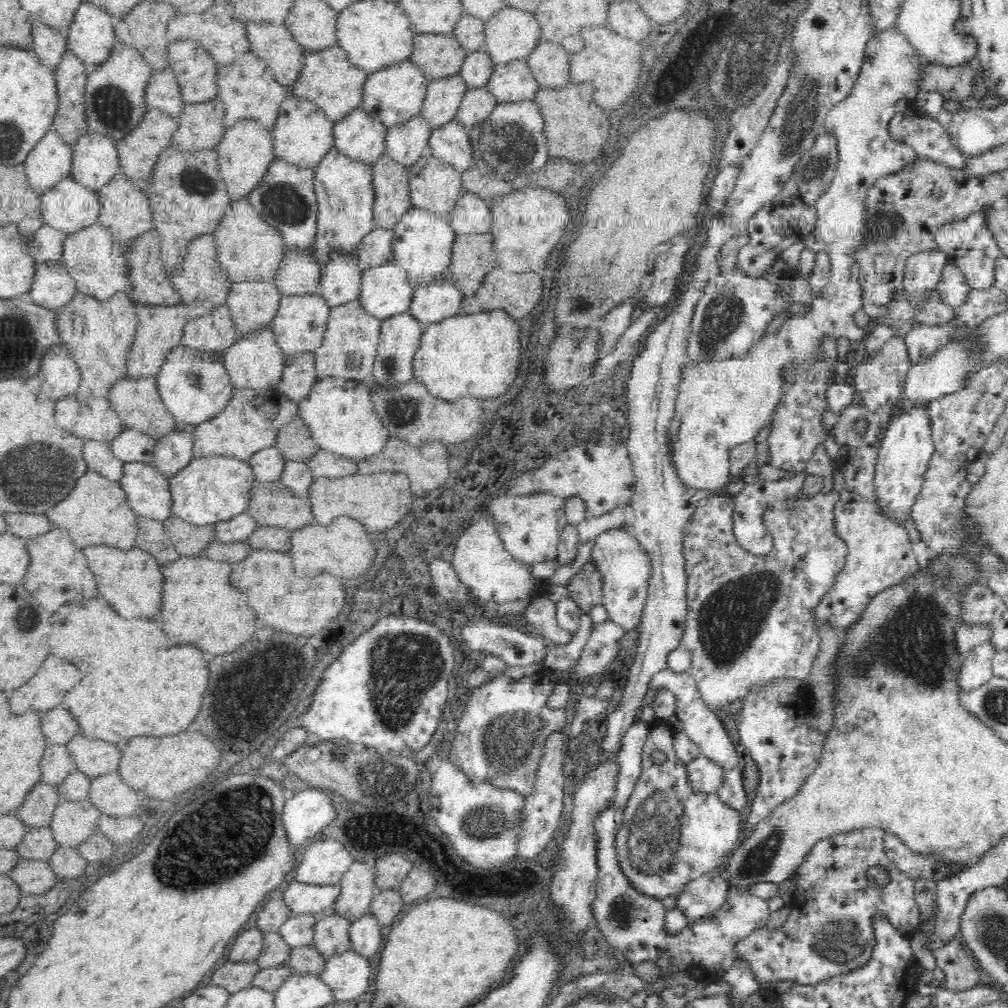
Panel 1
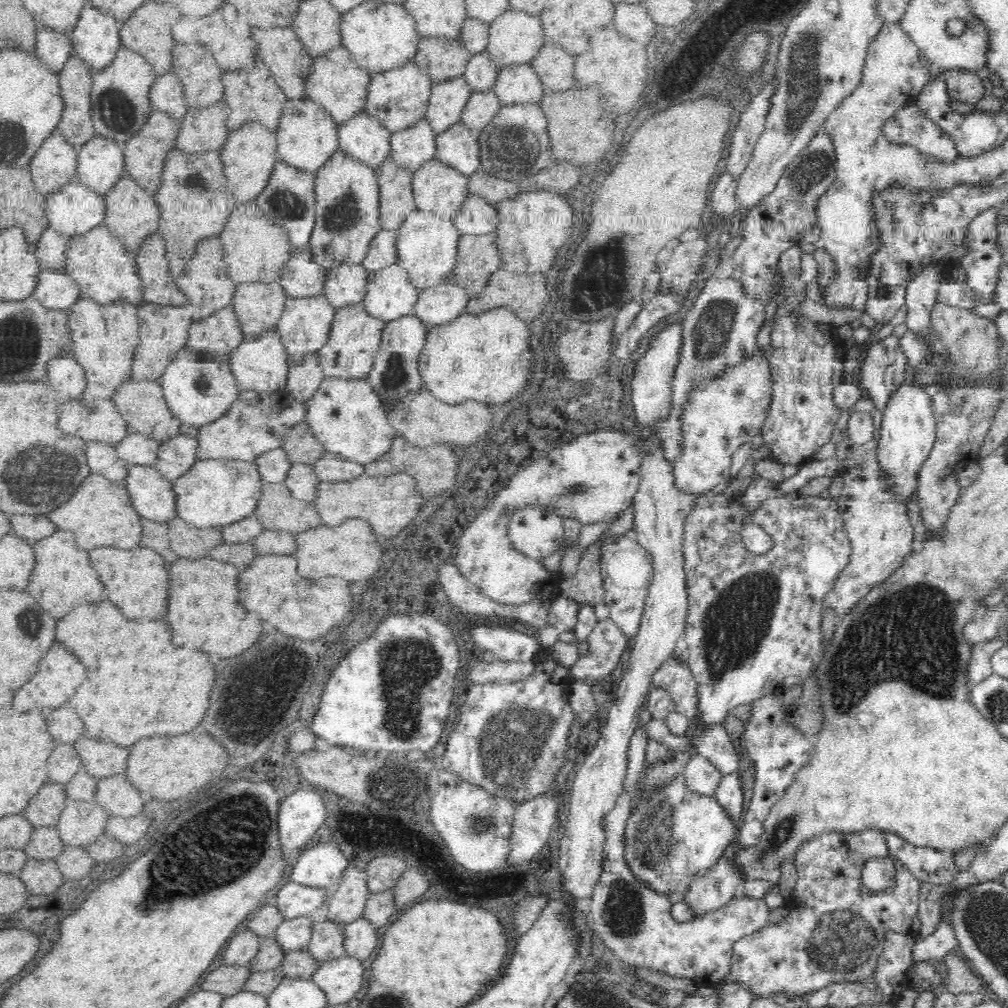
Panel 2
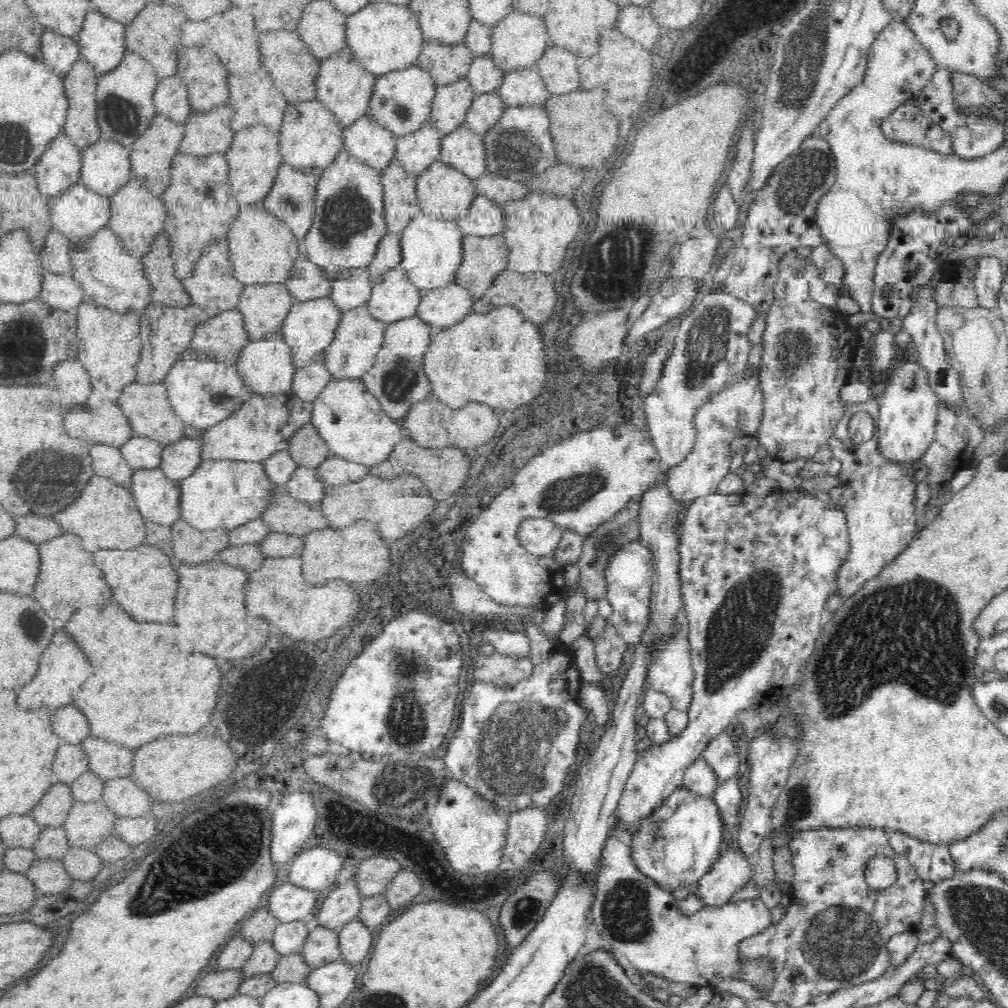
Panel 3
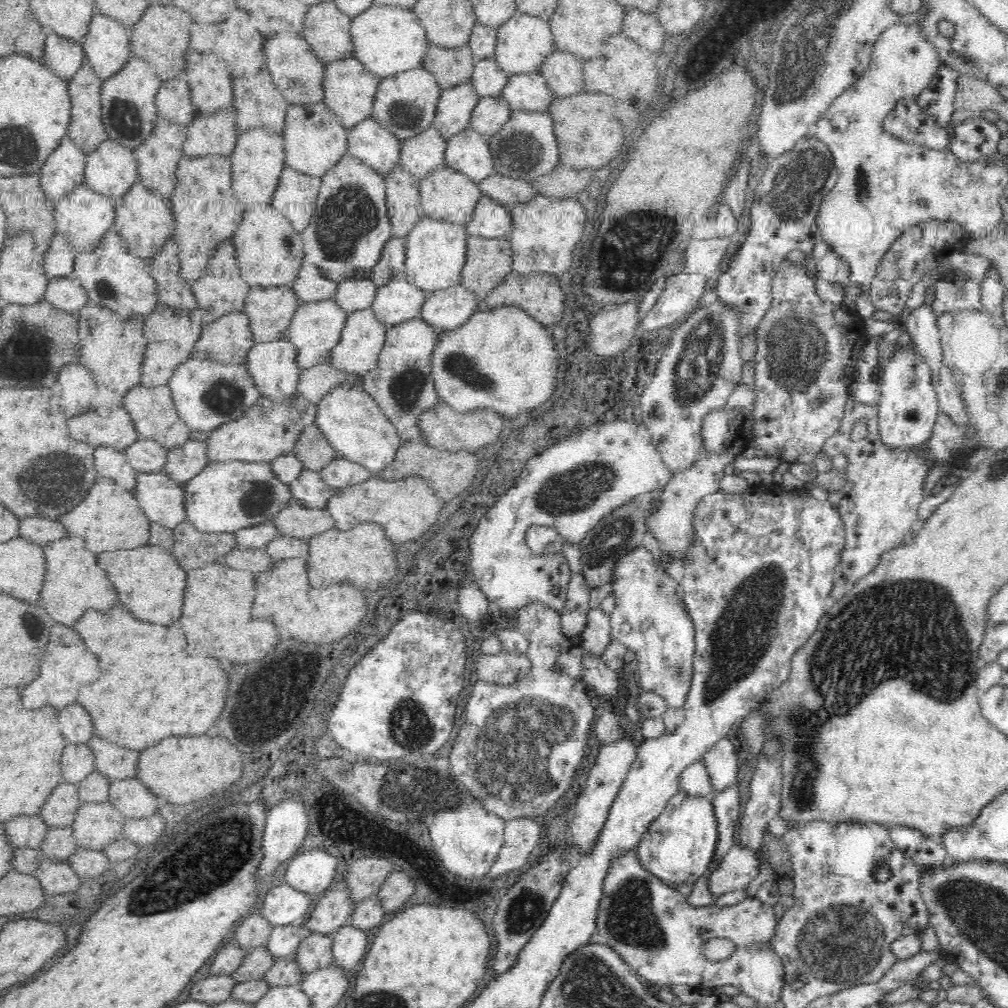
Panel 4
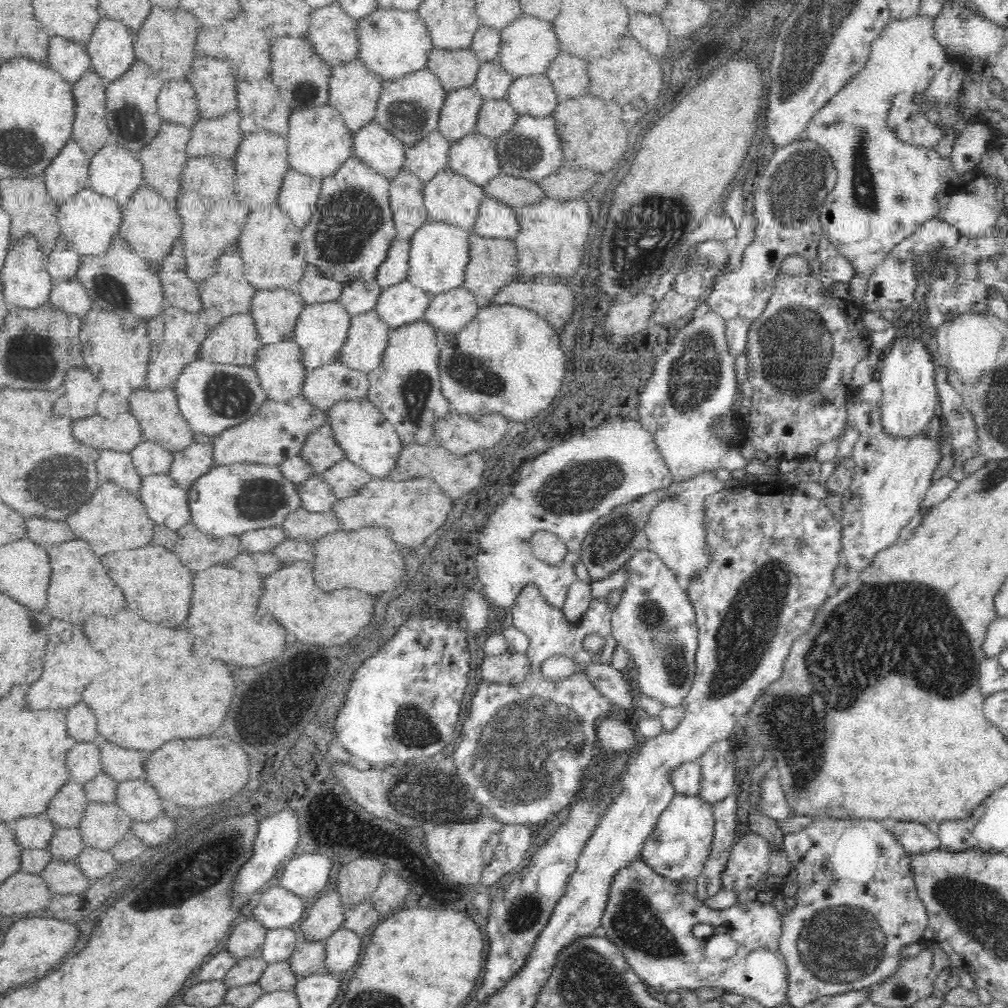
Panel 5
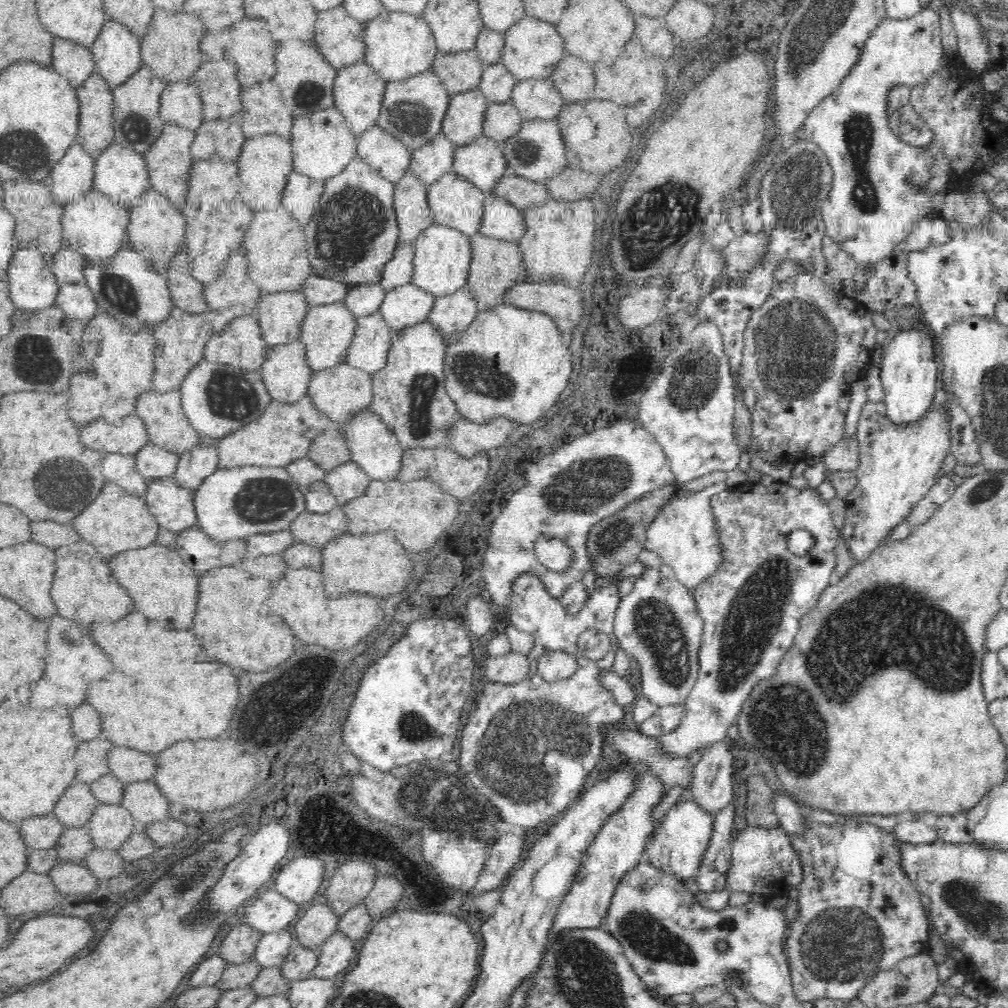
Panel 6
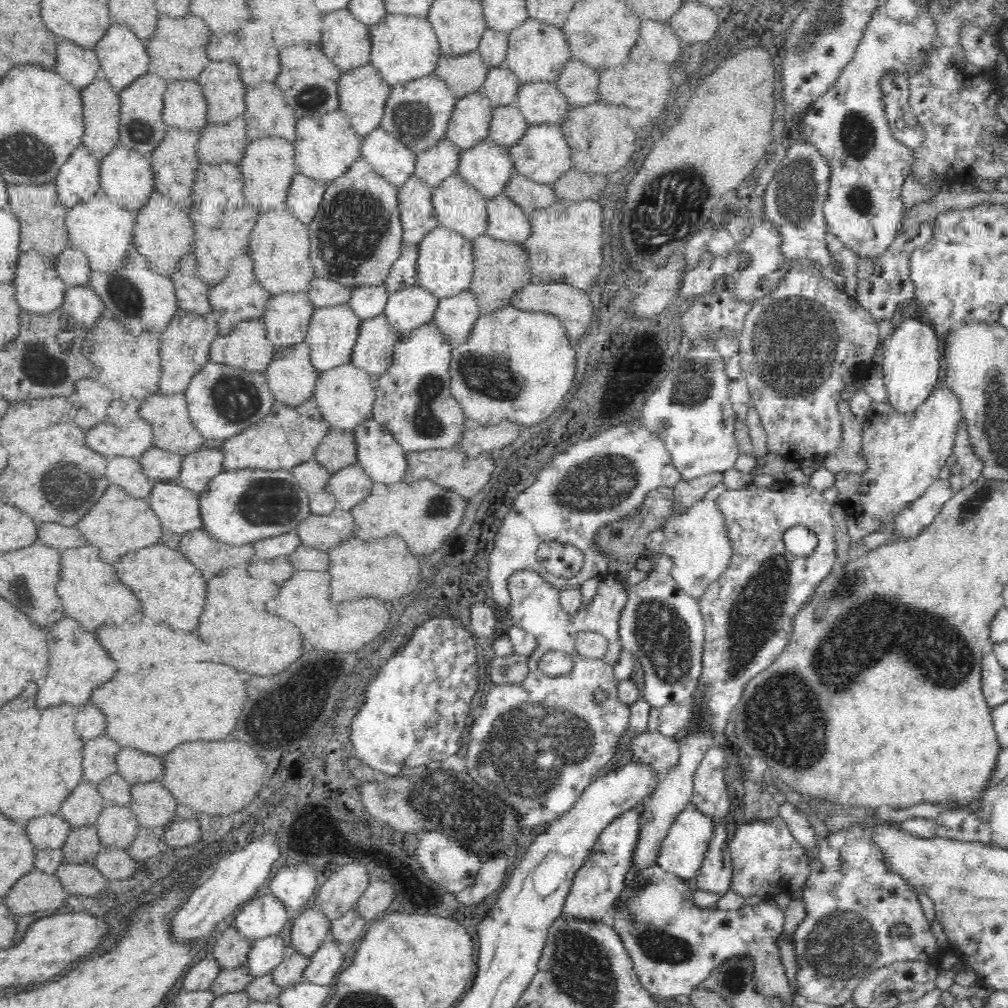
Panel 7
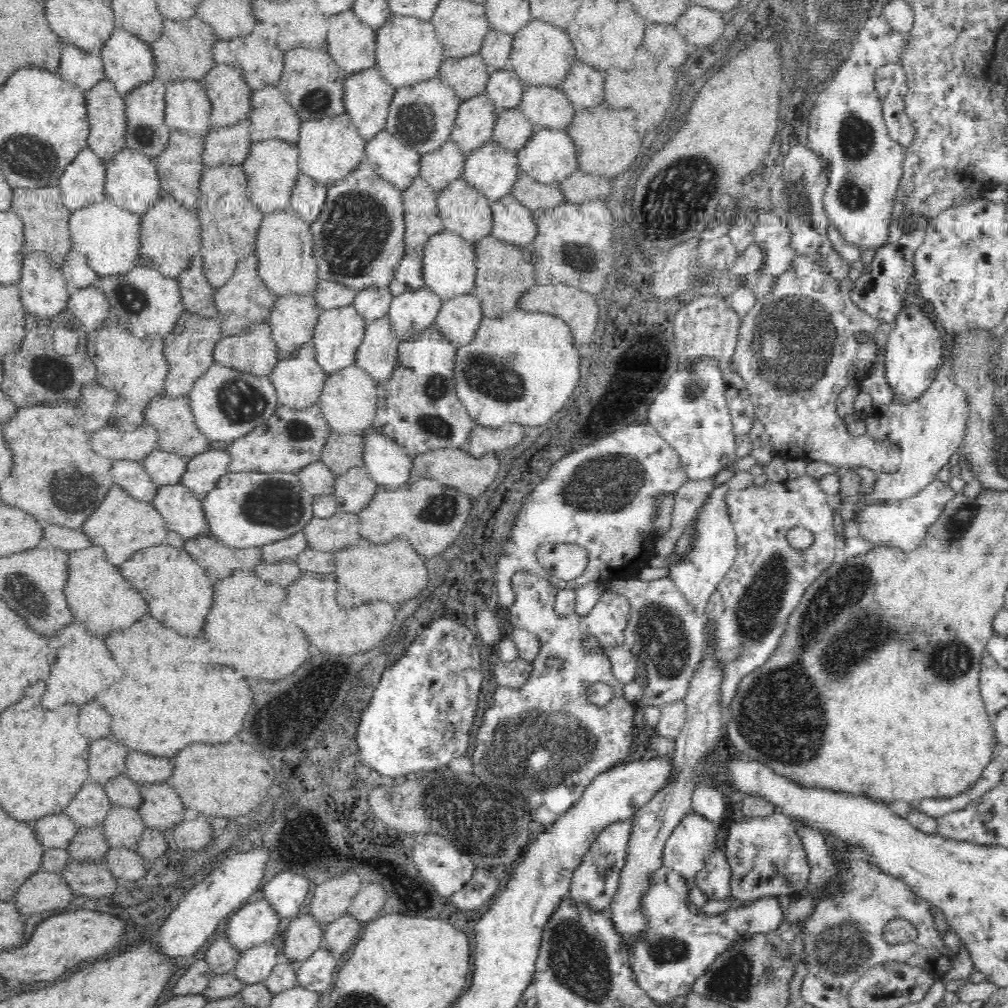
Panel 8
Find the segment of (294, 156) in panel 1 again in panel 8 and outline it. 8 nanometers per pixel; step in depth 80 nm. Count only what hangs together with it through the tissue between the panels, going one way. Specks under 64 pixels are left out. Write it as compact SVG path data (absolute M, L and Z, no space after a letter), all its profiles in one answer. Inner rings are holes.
M332 115L320 120L301 121L298 148L298 168L300 173L319 184L329 186L354 172L357 164L364 162L366 141L360 137L346 115Z

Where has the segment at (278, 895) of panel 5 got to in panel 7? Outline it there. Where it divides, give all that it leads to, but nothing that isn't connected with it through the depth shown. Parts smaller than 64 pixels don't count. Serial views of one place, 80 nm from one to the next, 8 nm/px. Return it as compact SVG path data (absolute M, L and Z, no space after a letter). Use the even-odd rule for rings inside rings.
M264 890L260 898L252 898L242 906L235 920L240 933L254 942L279 933L290 920L290 914L284 901Z

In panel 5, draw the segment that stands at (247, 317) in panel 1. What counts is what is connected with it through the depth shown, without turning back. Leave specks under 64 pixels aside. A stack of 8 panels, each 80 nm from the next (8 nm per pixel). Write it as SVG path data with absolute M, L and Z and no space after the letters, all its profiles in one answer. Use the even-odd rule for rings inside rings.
M297 289L256 290L250 299L249 313L261 344L291 340L296 317L303 306Z

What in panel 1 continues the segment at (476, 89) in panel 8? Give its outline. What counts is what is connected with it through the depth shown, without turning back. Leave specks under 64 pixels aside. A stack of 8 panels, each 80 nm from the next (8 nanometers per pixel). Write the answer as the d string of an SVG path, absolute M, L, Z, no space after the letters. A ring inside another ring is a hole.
M414 32L412 40L412 52L408 59L425 74L428 80L458 74L459 68L468 54L460 42L455 39L454 34L446 35Z

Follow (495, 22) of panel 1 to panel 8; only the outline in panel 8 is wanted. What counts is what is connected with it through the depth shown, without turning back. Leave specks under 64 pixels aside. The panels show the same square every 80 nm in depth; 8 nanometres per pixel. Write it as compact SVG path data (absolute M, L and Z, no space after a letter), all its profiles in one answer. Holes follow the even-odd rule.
M532 18L514 34L508 65L523 86L542 84L560 86L574 60L576 60L575 50L572 48L571 40L568 40L568 34L547 22Z

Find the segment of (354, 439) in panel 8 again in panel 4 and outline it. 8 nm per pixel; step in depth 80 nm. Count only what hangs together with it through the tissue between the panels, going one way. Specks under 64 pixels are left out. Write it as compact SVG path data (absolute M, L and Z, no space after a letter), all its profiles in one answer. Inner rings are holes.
M315 424L305 426L300 431L292 454L298 462L302 463L302 466L315 471L324 468L328 462L338 456Z

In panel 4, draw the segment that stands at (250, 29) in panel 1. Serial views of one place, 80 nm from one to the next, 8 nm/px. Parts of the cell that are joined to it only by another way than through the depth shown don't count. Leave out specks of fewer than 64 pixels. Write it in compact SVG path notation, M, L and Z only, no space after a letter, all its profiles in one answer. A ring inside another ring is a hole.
M288 33L272 34L270 38L264 40L264 58L266 58L266 68L269 70L271 80L280 89L283 98L290 103L316 104L323 100L322 77L325 63L322 62L312 51L311 46L302 36L290 36Z

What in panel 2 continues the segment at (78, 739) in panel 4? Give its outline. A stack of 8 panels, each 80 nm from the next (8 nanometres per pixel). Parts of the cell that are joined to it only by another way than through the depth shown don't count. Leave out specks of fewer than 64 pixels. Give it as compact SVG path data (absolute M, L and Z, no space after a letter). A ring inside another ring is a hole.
M60 706L60 708L56 708L48 714L46 728L48 728L48 734L54 740L68 744L68 742L74 742L80 736L82 722L78 720L78 714L70 706Z

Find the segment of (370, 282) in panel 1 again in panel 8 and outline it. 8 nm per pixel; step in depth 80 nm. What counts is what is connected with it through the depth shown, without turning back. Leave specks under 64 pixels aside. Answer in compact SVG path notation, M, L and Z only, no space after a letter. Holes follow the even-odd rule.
M424 286L393 295L386 314L393 332L406 339L434 324L442 301Z

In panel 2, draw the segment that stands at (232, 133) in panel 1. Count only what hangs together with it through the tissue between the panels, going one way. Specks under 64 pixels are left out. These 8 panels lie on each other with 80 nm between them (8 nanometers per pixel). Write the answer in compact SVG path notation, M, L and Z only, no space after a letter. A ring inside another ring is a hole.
M242 124L236 130L228 132L226 144L220 148L219 158L222 160L222 171L226 180L234 190L235 202L253 201L255 196L266 186L266 181L272 176L274 163L278 160L274 152L274 134L262 124Z

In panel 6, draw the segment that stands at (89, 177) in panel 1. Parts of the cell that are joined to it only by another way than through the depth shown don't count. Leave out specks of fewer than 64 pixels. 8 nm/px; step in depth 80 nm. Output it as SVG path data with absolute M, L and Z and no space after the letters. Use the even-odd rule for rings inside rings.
M113 142L94 157L93 165L92 188L125 206L150 187L143 155L131 148Z

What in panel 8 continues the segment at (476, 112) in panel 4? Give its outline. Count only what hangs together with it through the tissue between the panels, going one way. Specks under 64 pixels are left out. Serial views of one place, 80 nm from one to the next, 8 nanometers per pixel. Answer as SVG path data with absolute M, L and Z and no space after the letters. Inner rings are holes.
M516 108L498 110L492 132L492 142L514 152L520 150L534 132L534 125Z

